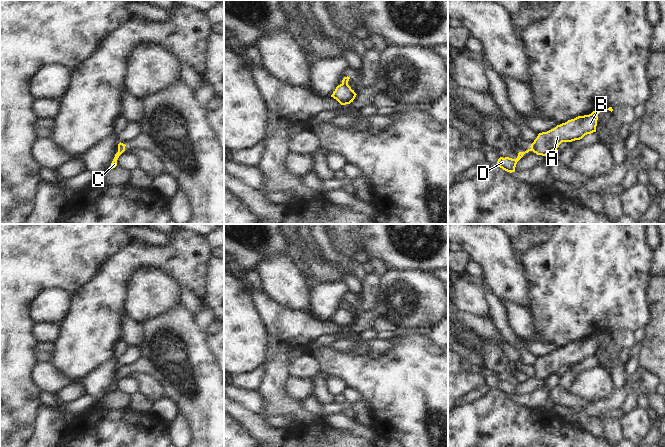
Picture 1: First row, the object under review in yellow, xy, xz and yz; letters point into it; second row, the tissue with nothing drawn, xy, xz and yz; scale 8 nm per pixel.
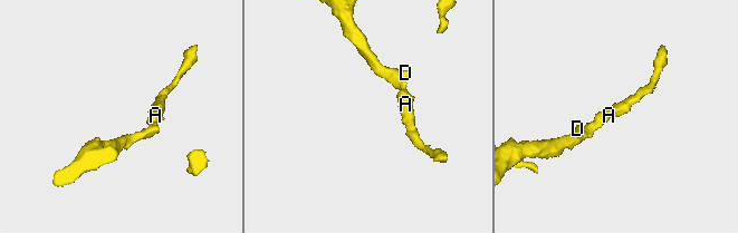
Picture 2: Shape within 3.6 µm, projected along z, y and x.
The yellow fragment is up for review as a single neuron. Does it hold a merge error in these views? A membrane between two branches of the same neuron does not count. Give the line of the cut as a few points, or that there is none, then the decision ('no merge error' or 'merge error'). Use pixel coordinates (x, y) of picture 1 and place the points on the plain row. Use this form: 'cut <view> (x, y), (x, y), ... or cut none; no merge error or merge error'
cut none; no merge error

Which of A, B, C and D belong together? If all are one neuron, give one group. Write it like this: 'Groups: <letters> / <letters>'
Groups: A B C D.

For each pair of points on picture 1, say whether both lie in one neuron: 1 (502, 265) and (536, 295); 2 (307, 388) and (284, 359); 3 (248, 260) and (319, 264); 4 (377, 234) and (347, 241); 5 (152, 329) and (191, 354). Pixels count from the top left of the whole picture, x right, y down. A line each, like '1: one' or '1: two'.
1: two
2: two
3: one
4: two
5: one

